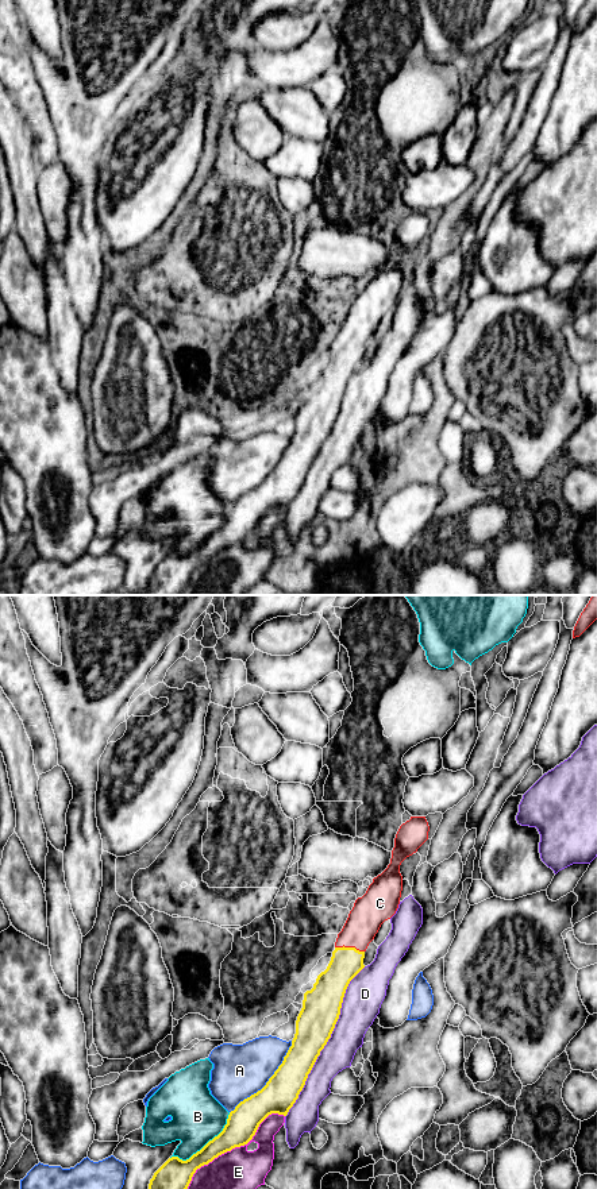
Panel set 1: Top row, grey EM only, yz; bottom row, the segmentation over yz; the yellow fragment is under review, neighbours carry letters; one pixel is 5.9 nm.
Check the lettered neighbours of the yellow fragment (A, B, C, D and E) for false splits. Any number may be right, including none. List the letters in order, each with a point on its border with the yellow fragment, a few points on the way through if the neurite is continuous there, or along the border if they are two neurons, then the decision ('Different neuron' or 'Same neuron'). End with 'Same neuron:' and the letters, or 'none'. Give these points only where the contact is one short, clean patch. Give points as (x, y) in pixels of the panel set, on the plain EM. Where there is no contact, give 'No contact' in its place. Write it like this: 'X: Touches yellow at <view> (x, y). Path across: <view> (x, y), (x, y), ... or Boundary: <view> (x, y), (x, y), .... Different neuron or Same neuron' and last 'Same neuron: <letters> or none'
A: Touches yellow at yz (269, 475). Different neuron
B: Touches yellow at yz (205, 540). Different neuron
C: Touches yellow at yz (350, 343). Path across: yz (346, 358), (350, 343), (370, 307). Same neuron
D: Touches yellow at yz (327, 436). Different neuron
E: Touches yellow at yz (228, 545). Different neuron
Same neuron: C

